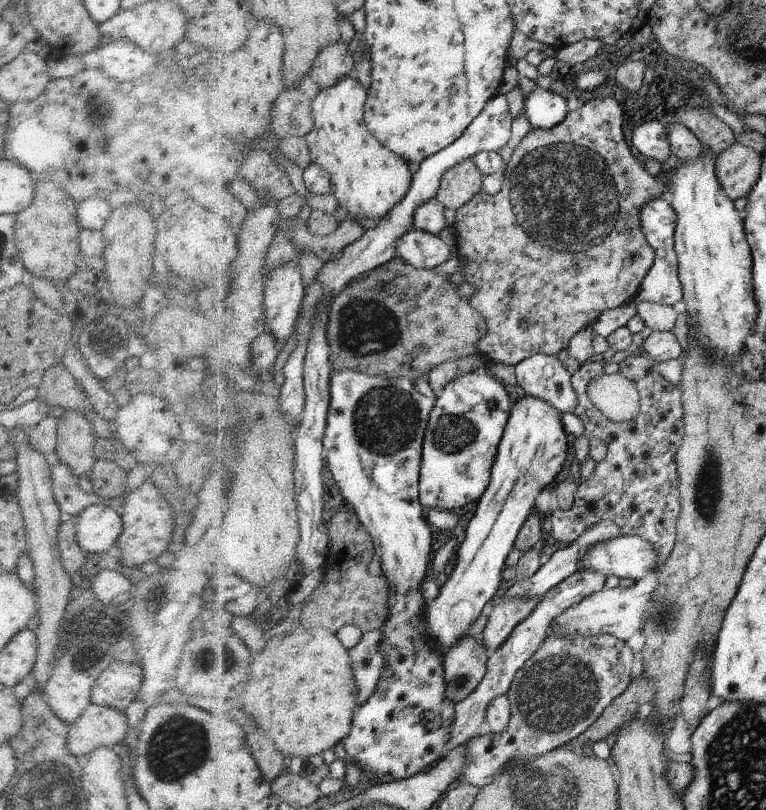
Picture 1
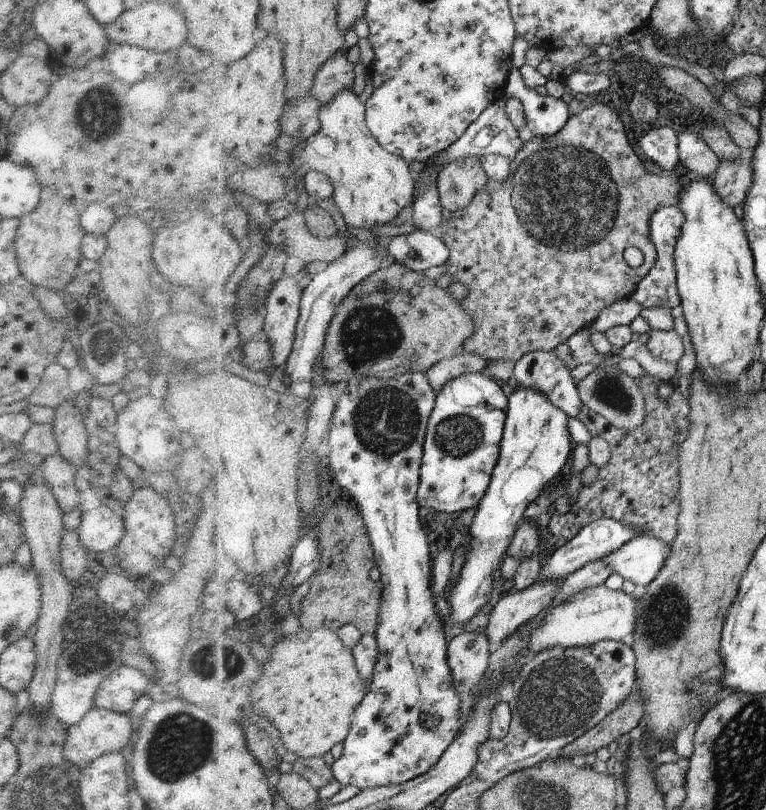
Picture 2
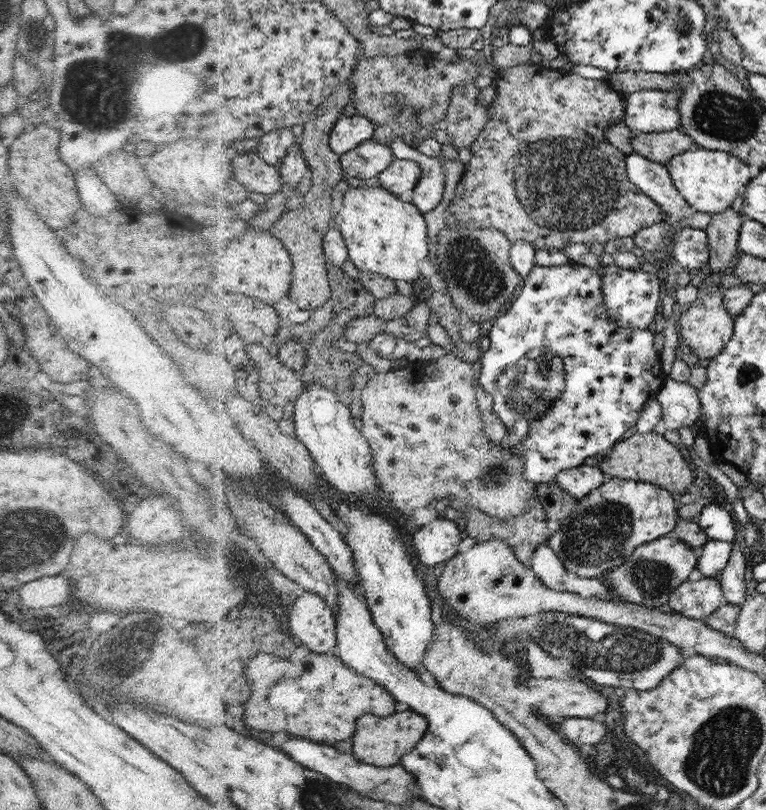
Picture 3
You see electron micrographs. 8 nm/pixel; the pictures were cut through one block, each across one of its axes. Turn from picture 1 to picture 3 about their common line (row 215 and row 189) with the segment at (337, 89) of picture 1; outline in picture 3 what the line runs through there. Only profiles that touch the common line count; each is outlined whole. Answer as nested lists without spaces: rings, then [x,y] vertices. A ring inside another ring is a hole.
[[[384,185],[352,188],[344,196],[343,209],[336,215],[336,222],[349,246],[352,263],[363,272],[382,274],[388,279],[413,282],[422,275],[422,262],[431,256],[429,222],[416,204],[404,202]]]

